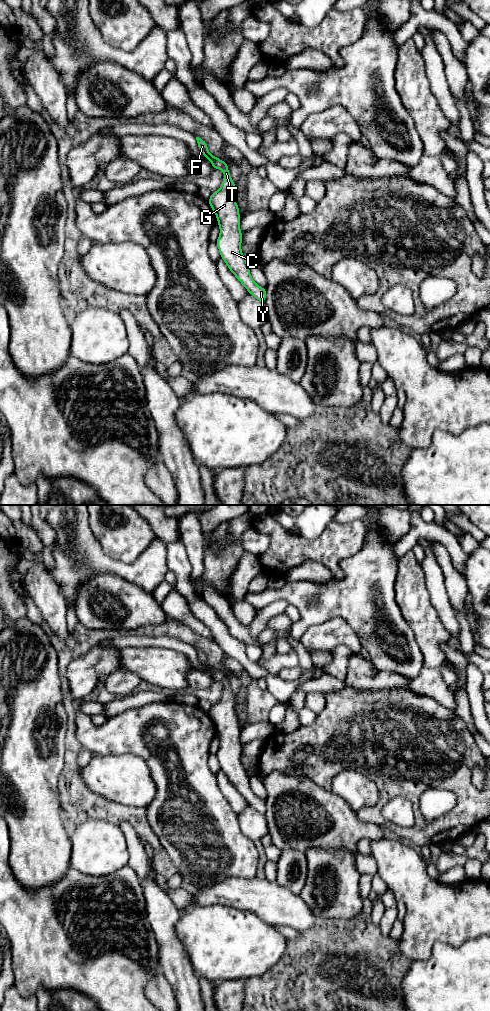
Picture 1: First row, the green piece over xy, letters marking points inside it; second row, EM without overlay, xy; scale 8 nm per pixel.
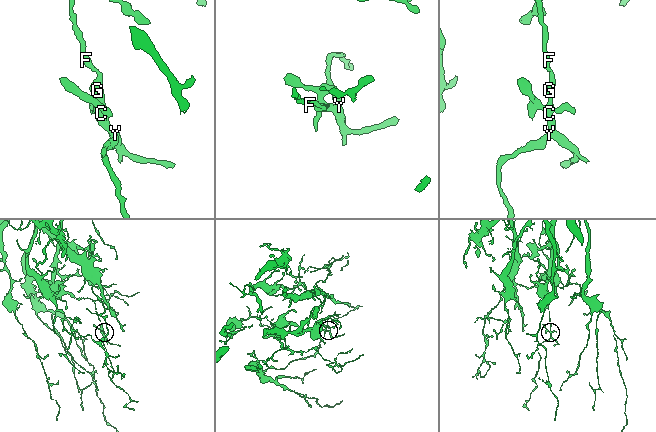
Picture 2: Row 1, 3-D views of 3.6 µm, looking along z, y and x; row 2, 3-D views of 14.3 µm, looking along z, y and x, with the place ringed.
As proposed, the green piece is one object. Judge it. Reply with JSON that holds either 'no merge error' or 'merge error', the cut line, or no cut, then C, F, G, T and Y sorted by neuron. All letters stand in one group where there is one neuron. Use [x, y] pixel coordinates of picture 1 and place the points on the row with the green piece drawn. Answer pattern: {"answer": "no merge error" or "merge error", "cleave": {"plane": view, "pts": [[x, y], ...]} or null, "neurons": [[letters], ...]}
{"answer": "no merge error", "cleave": null, "neurons": [["C", "F", "G", "T", "Y"]]}

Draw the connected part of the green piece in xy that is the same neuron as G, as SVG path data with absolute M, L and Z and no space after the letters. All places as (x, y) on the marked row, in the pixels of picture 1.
M196 137L196 140L199 150L206 159L211 161L214 169L222 169L224 172L221 187L212 193L208 200L220 227L220 236L215 243L218 246L221 258L247 291L260 302L265 302L266 290L253 281L249 272L249 265L241 251L242 232L239 227L239 208L235 201L236 186L229 174L228 164L211 155L203 139Z

